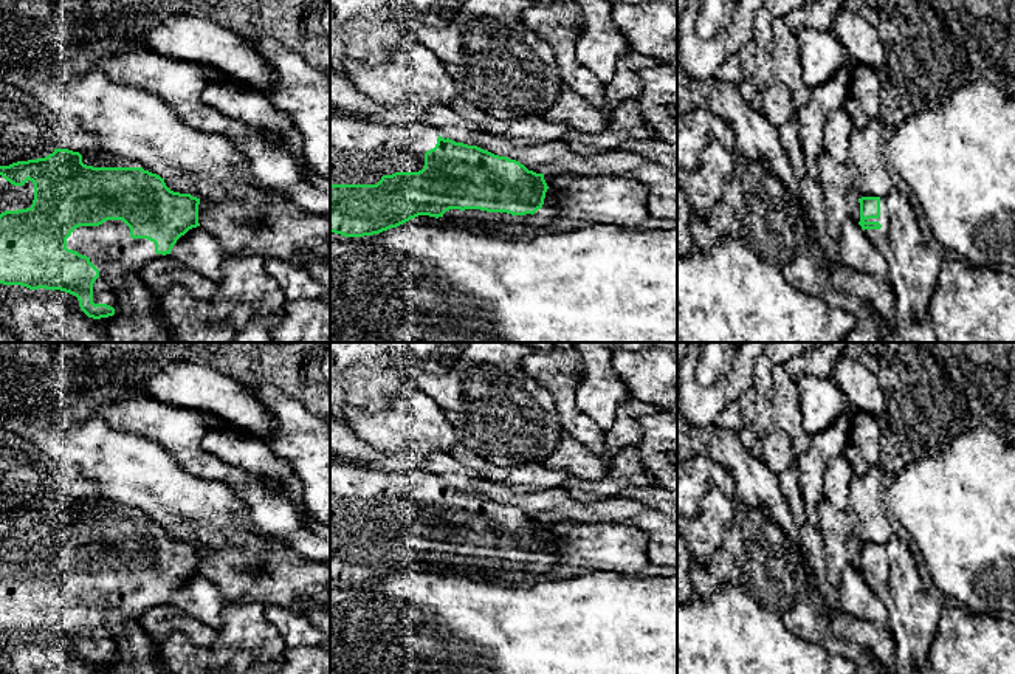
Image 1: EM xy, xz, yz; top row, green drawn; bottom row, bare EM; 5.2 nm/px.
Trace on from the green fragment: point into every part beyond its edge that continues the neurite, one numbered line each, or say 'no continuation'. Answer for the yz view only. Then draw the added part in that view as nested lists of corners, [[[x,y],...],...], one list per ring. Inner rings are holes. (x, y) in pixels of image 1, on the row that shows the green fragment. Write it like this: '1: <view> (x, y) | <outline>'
1: yz (913, 262) | [[[894,189],[880,198],[880,217],[865,222],[879,222],[880,229],[865,229],[869,242],[885,256],[889,267],[891,288],[896,296],[896,327],[903,342],[936,342],[928,313],[928,304],[938,285],[942,254],[933,248],[919,229],[917,215],[908,198]]]

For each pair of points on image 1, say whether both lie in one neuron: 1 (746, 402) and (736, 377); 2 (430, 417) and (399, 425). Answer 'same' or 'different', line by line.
1: different
2: same

